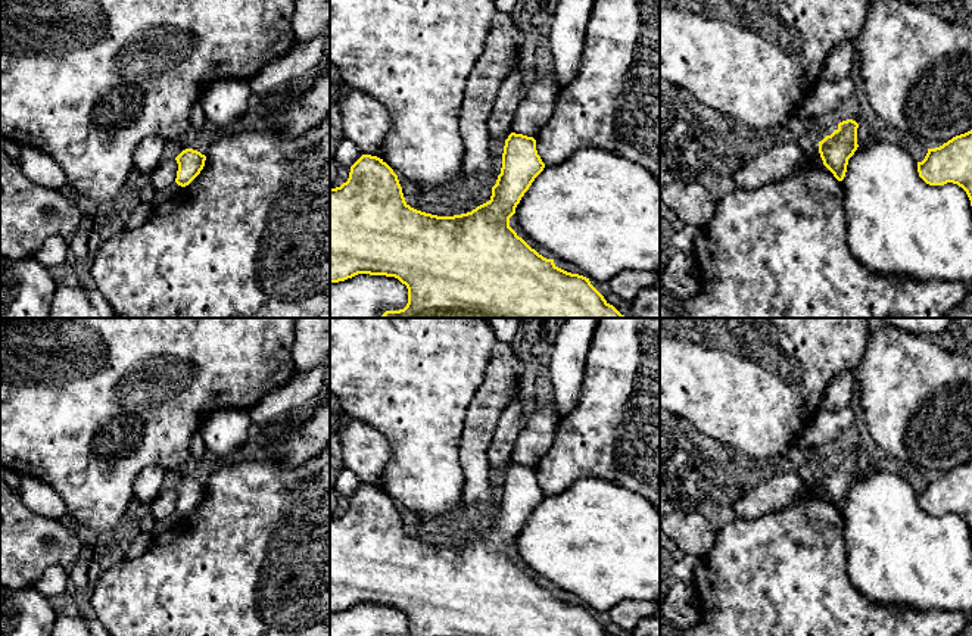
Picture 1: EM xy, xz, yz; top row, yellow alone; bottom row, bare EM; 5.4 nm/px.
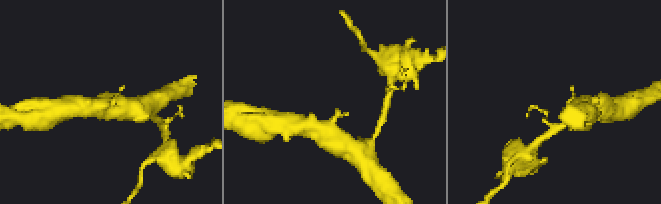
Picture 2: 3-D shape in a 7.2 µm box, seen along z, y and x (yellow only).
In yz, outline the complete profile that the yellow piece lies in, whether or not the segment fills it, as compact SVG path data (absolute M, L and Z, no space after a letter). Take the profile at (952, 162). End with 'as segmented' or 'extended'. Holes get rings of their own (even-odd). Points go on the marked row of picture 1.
M972 130L940 147L928 149L925 159L918 162L918 172L929 186L957 184L972 206Z; as segmented

